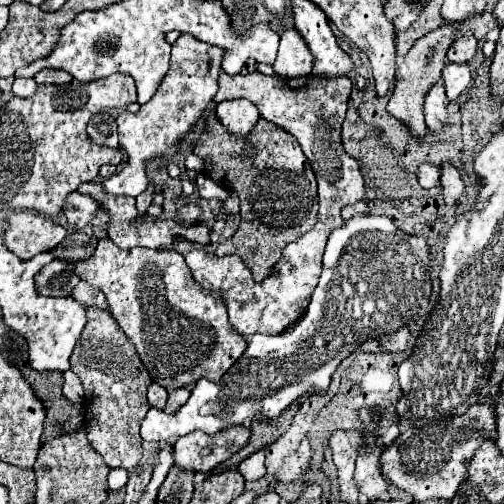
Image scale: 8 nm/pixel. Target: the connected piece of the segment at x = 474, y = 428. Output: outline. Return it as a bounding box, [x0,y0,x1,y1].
[382,395,498,501]

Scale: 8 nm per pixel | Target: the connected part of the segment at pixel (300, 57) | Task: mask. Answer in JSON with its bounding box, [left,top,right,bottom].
[272,27,314,79]

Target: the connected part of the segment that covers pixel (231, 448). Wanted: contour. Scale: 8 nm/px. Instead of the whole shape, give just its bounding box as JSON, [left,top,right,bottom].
[174,425,250,473]

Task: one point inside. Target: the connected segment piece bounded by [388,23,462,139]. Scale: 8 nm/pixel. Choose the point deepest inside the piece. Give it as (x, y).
(421, 67)

